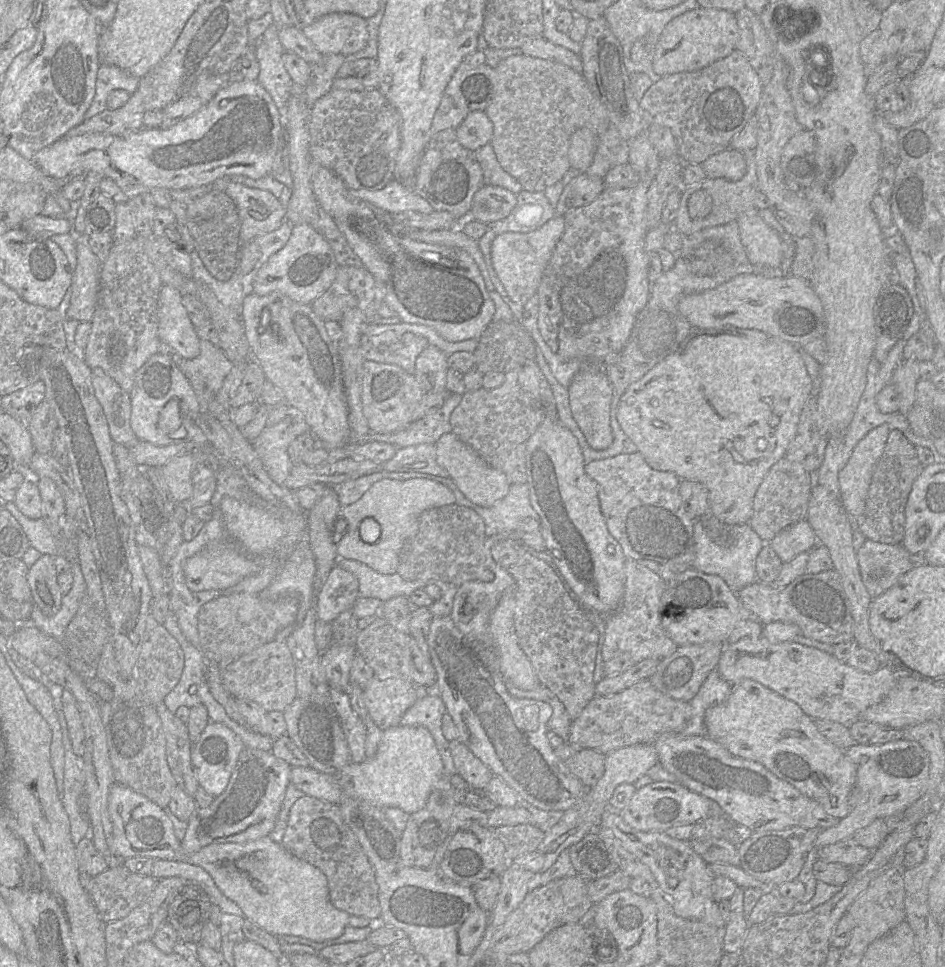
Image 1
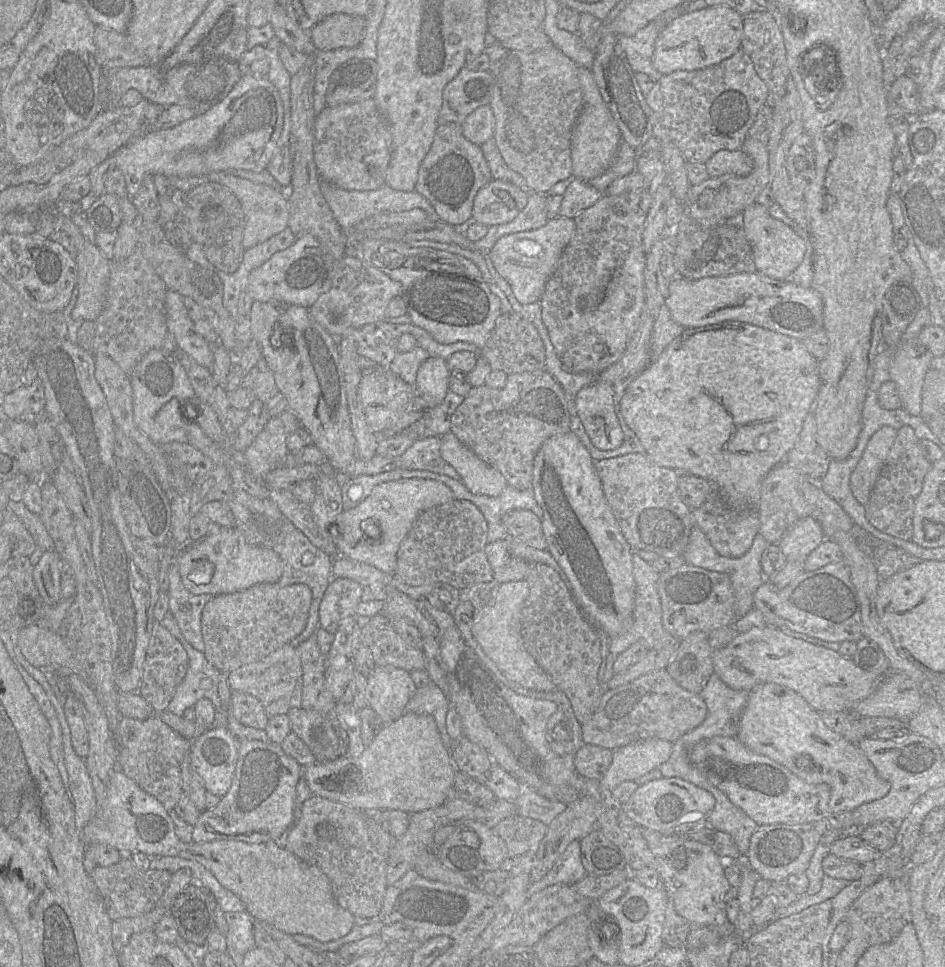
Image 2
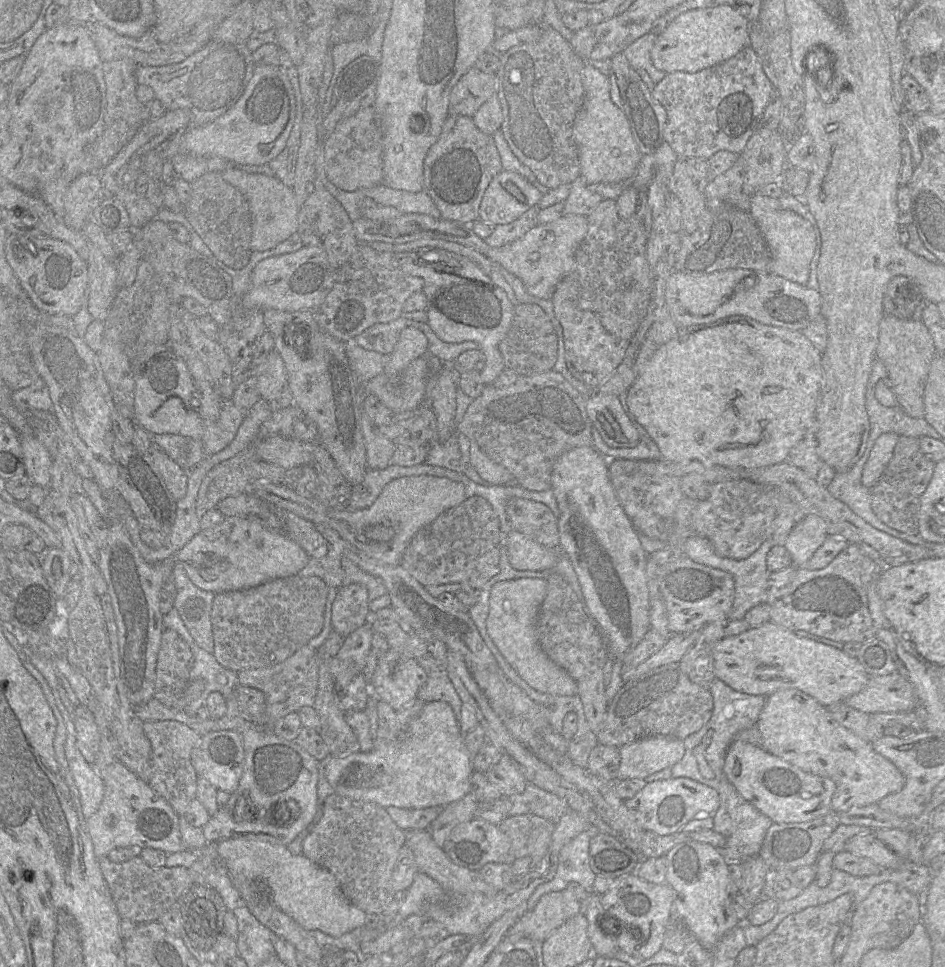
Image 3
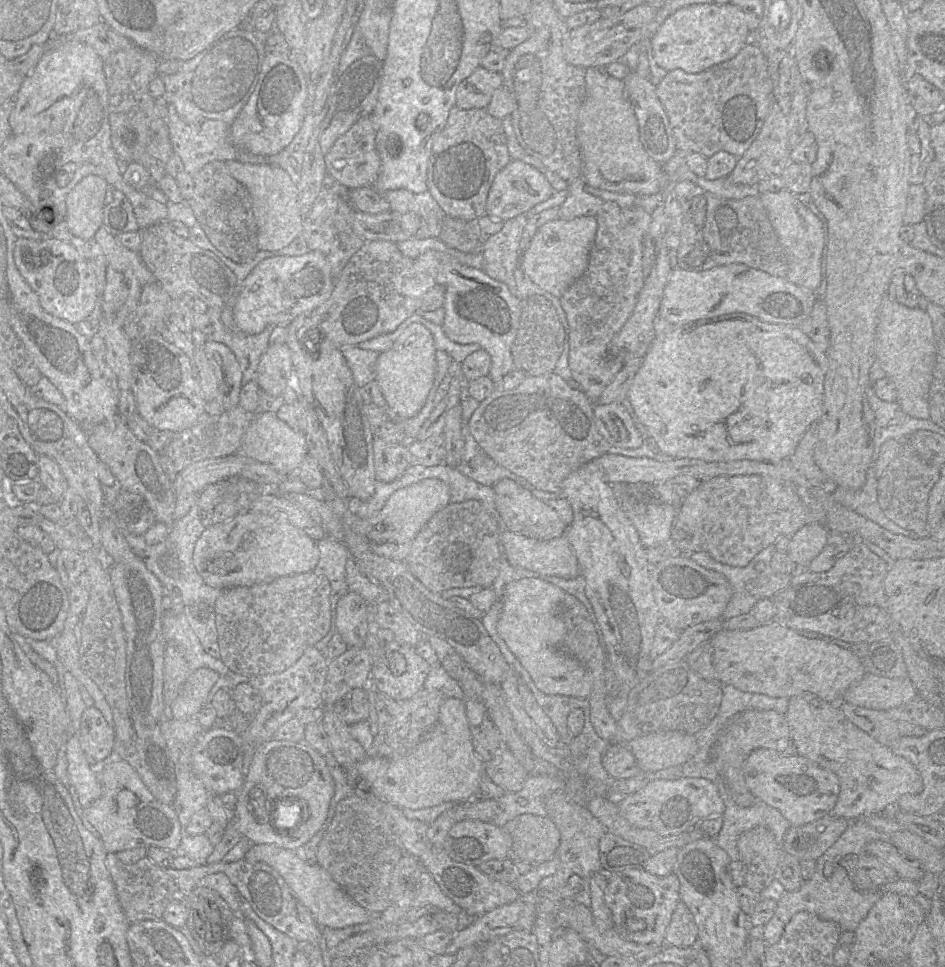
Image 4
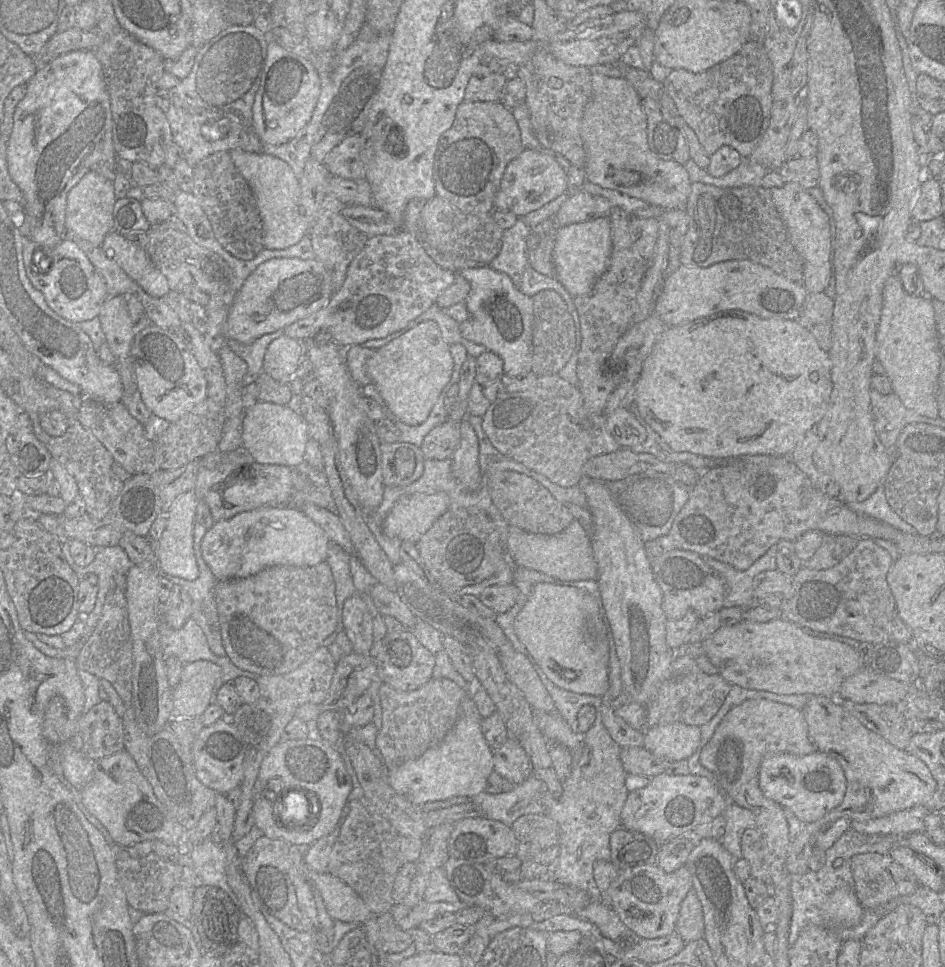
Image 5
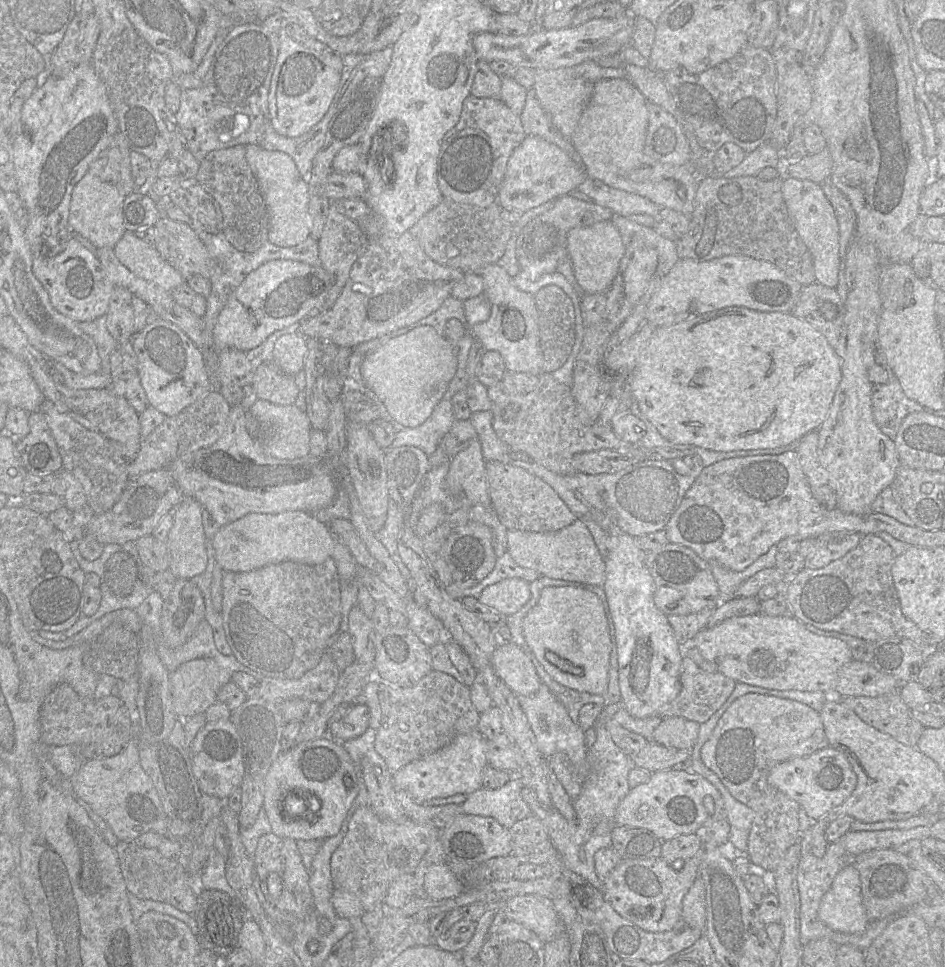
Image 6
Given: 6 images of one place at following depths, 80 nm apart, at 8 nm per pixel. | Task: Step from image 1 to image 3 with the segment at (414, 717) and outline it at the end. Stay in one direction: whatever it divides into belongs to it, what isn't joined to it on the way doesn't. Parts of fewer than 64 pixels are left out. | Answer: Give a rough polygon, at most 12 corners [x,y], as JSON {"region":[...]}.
{"region":[[446,672],[428,677],[417,698],[448,703],[457,719],[463,702]]}

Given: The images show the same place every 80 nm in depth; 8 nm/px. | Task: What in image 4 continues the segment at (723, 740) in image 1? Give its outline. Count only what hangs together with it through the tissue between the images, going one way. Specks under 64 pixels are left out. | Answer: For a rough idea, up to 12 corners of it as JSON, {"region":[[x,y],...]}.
{"region":[[804,692],[797,755],[838,776],[830,815],[863,820],[918,794],[913,764]]}

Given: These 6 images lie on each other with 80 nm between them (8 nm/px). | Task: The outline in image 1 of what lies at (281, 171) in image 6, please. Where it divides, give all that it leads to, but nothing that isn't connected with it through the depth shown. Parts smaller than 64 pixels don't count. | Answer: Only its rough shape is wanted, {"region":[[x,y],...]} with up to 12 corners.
{"region":[[229,182],[240,241],[279,228],[287,207],[267,190]]}

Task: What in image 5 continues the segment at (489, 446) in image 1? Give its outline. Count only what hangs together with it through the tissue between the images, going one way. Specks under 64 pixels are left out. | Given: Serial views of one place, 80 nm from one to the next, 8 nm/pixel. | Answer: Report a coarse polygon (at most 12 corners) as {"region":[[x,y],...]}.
{"region":[[558,376],[482,416],[501,454],[562,487],[621,448]]}

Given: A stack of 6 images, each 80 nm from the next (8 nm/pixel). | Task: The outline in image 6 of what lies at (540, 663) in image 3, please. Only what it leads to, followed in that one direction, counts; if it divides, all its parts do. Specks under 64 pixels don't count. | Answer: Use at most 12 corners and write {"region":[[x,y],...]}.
{"region":[[547,586],[523,621],[559,684],[605,695],[608,619],[585,587]]}

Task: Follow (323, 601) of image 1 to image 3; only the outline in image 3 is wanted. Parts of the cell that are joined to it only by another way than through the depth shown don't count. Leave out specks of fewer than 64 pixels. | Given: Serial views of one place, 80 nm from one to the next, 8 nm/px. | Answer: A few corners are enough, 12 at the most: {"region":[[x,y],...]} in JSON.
{"region":[[342,585],[332,630],[344,638],[366,623],[368,592]]}

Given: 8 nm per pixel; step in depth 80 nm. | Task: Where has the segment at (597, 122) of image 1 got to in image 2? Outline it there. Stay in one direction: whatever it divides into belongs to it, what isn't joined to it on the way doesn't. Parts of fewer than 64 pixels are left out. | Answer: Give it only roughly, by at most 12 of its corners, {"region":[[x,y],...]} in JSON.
{"region":[[557,47],[490,68],[494,140],[545,194],[573,174],[578,65]]}

